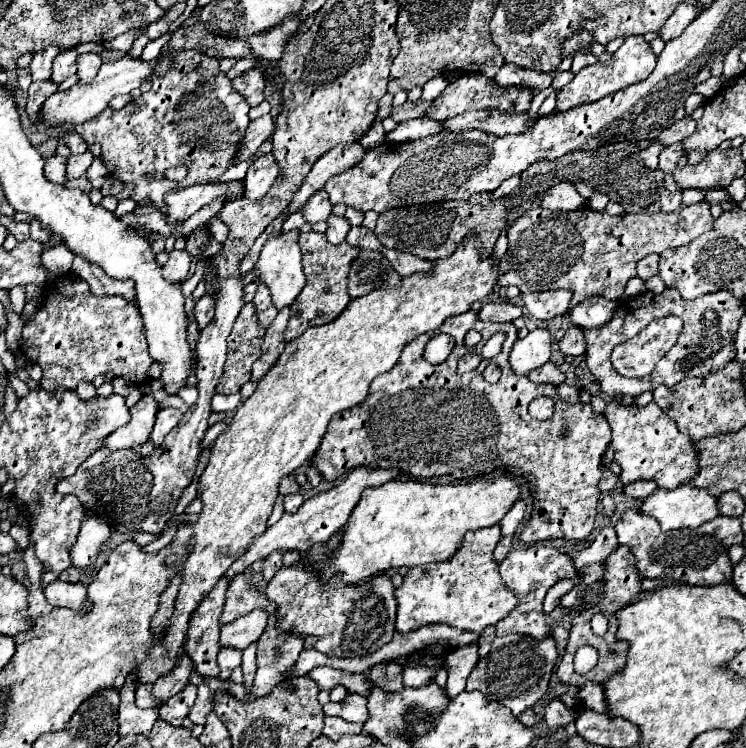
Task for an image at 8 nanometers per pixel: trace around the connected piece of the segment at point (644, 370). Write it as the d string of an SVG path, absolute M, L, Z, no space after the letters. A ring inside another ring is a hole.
M664 316L664 318L658 318L658 320L652 320L644 330L638 332L638 336L634 336L630 342L624 342L624 344L618 344L616 350L612 350L612 366L616 372L620 372L622 376L626 378L640 378L640 376L646 376L648 372L654 370L656 362L674 346L678 334L682 330L682 320L676 318L676 316Z

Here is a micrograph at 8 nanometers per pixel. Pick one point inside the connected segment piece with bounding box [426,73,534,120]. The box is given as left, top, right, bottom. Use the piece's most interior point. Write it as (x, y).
(473, 91)

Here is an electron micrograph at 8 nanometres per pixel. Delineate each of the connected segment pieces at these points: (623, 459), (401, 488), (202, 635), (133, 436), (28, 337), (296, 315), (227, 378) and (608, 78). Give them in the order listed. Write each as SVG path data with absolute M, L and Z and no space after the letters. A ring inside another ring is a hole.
M612 400L608 402L604 416L612 426L610 446L614 448L616 462L622 468L620 480L624 486L636 480L654 480L658 488L674 490L690 482L692 476L696 476L698 456L694 444L676 428L676 422L666 416L654 402L638 408L634 404L624 406Z
M506 476L496 478L496 482L480 480L480 482L456 485L434 485L426 480L414 480L414 478L394 480L394 482L388 482L380 488L364 490L362 500L358 502L358 506L350 514L348 524L344 526L342 544L336 552L322 556L322 550L316 548L316 550L304 552L302 558L308 558L308 562L312 560L312 564L322 568L320 574L324 580L332 578L334 574L342 574L344 584L362 582L368 576L372 576L376 572L390 570L390 568L402 568L402 566L414 568L414 566L430 564L430 562L444 562L444 560L450 560L462 548L464 534L468 530L474 532L474 530L498 524L518 498L520 498L520 486L516 484L516 480L506 478Z
M224 576L218 580L218 584L212 588L212 592L200 602L196 612L192 614L190 628L186 634L186 654L192 656L196 672L202 676L218 676L218 664L216 656L220 652L218 648L218 632L220 632L220 614L224 608L224 594L230 580L224 580Z
M146 394L142 396L132 408L130 408L130 422L116 432L108 434L106 440L102 440L102 450L120 450L120 448L134 448L144 442L148 442L154 416L156 416L156 400L154 396Z
M60 276L56 284L50 286L44 306L36 312L34 320L24 326L22 338L24 356L44 370L40 386L50 392L56 392L56 388L76 390L82 380L92 382L96 376L122 377L135 386L145 384L150 379L148 371L152 366L152 356L148 354L144 324L136 302L124 300L120 296L94 296L88 284L76 276Z
M320 232L302 234L300 236L300 248L302 248L302 254L304 254L306 286L290 306L292 316L290 316L286 334L284 334L286 340L298 338L308 326L318 326L318 324L326 324L326 322L334 320L346 308L346 304L350 302L348 286L346 286L348 284L348 264L358 254L358 248L350 246L348 242L332 246L326 240L326 236L320 234Z
M246 302L234 322L234 328L228 338L228 358L220 384L216 386L218 394L234 394L244 382L252 376L252 364L260 358L264 328L256 320L256 308L252 302Z
M628 36L624 40L624 44L616 50L616 54L606 60L606 62L598 62L594 66L586 66L582 68L562 90L558 90L556 96L556 110L570 110L578 104L588 104L588 102L596 102L616 90L622 90L630 84L636 84L644 78L648 78L648 74L654 70L656 66L656 56L650 50L650 44L642 38L642 36Z

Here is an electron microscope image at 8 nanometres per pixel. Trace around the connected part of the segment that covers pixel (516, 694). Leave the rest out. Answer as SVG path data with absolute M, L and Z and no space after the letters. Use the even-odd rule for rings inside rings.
M510 634L502 638L494 638L490 654L486 658L480 658L476 668L468 676L466 690L480 690L490 700L496 700L510 708L512 716L520 716L524 710L536 704L548 688L552 668L558 660L558 650L554 644L554 638L548 636L544 640L532 640L532 636L520 636Z

